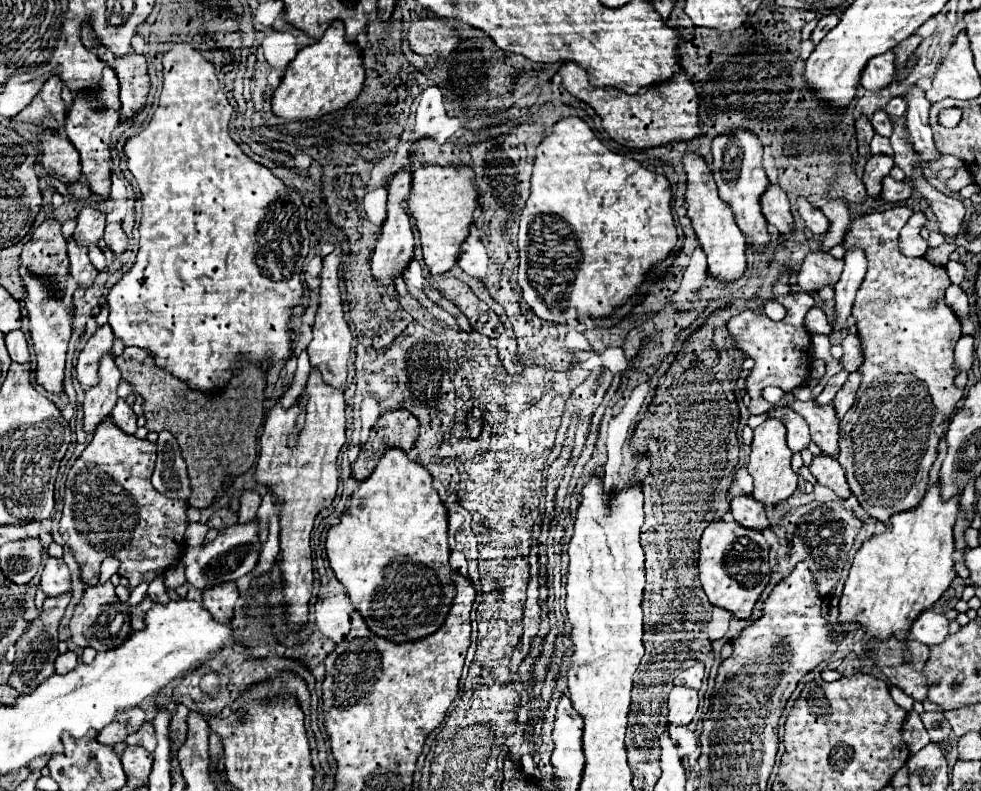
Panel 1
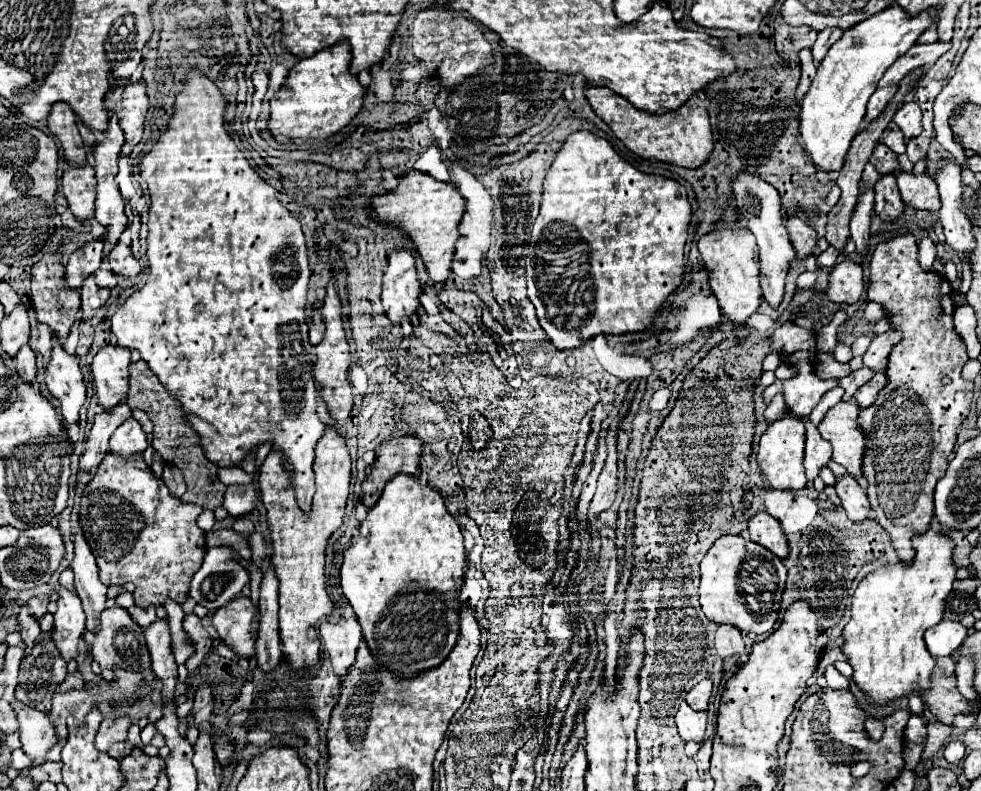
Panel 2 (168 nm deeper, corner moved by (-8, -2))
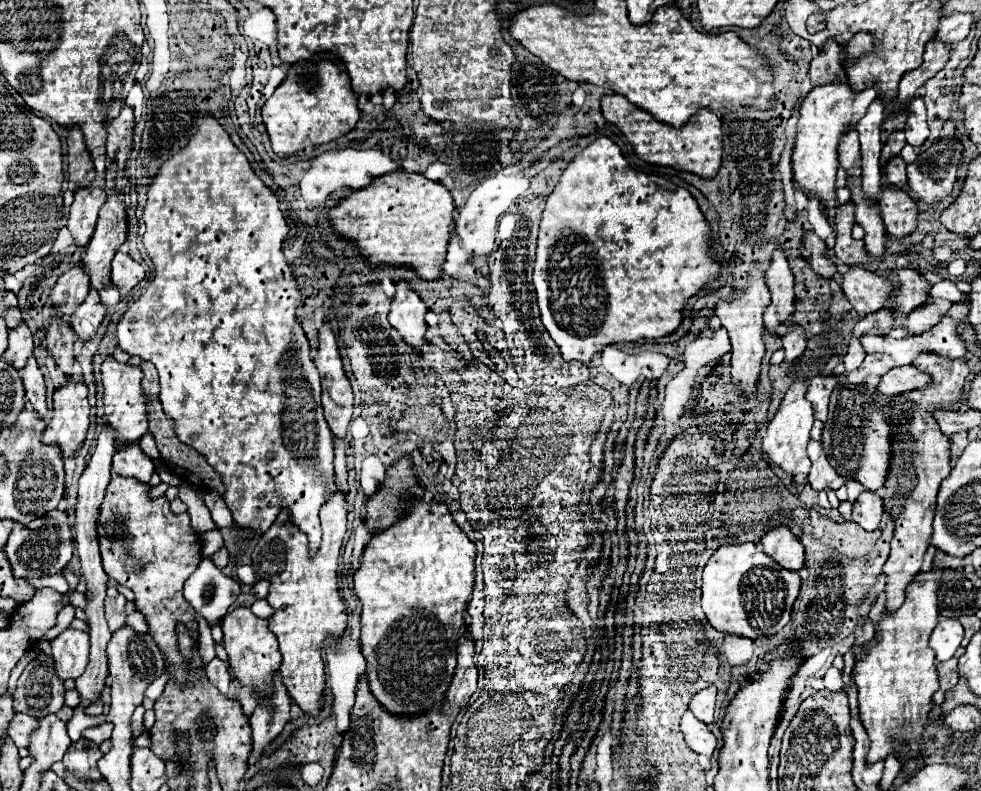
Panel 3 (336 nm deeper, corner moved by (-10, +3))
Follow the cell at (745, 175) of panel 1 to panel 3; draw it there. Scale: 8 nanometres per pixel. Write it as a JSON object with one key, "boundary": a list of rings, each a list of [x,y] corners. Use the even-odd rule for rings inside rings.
{"boundary":[[[776,250],[766,272],[766,284],[772,296],[770,306],[766,308],[764,322],[776,322],[776,326],[788,324],[790,316],[796,312],[794,302],[794,276],[788,268],[788,260],[784,258],[782,250]]]}

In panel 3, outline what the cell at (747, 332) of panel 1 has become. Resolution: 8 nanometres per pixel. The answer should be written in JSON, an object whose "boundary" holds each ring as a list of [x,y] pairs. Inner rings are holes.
{"boundary":[[[814,376],[810,378],[808,382],[808,392],[806,392],[806,398],[812,402],[814,406],[814,416],[816,420],[822,420],[826,422],[826,416],[828,416],[828,400],[830,400],[830,394],[836,386],[838,380],[846,380],[846,376]]]}

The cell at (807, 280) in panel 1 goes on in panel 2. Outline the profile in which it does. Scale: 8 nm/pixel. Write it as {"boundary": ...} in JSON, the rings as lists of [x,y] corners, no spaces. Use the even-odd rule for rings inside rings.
{"boundary":[[[846,259],[830,269],[824,295],[834,303],[856,303],[864,289],[864,275],[858,263]]]}

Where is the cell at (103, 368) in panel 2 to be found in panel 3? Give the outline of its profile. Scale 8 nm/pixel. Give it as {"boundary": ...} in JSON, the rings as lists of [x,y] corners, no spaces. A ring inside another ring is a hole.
{"boundary":[[[108,356],[102,364],[102,384],[104,384],[104,410],[108,426],[116,430],[114,440],[116,446],[126,446],[128,442],[138,442],[148,430],[148,416],[146,416],[146,398],[140,386],[142,370],[138,366],[120,364],[112,356]]]}

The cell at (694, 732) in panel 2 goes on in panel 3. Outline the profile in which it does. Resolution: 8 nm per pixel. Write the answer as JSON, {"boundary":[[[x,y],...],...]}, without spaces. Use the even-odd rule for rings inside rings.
{"boundary":[[[688,710],[688,712],[682,716],[680,728],[682,728],[682,734],[684,734],[688,746],[690,746],[694,752],[712,758],[718,742],[716,742],[716,736],[708,730],[708,726],[706,726],[704,722],[700,722],[700,720]]]}

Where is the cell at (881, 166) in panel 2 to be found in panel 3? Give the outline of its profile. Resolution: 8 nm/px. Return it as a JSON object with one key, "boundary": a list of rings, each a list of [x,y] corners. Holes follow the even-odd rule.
{"boundary":[[[900,156],[892,158],[892,160],[884,166],[884,176],[886,176],[886,180],[888,180],[892,186],[902,188],[902,190],[908,188],[908,184],[906,184],[906,162],[904,162]]]}

